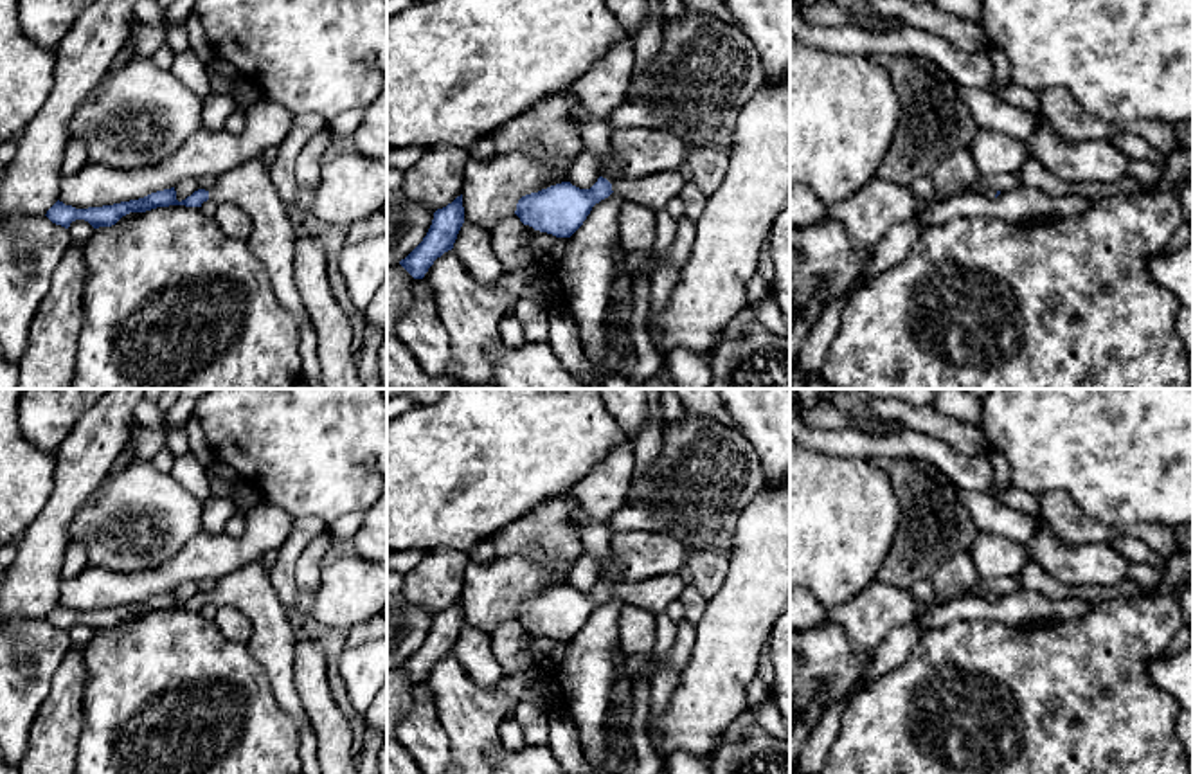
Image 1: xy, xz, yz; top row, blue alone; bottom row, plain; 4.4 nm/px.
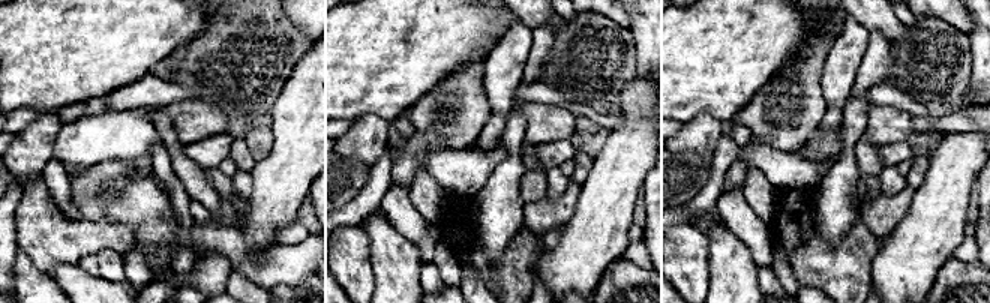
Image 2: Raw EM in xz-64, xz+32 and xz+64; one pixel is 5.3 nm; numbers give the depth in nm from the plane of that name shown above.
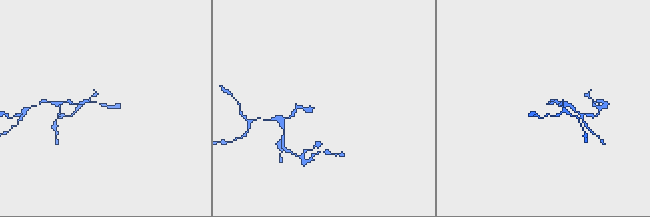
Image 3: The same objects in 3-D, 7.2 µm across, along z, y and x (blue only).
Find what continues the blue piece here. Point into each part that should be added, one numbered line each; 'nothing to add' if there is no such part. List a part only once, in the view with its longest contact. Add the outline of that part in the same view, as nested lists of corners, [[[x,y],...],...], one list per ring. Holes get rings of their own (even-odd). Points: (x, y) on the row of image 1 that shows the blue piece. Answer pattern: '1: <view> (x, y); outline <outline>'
1: xz (654, 191); outline [[[680,171],[644,175],[635,178],[619,178],[612,184],[612,191],[623,200],[637,202],[651,211],[660,211],[669,200],[680,196],[686,185]]]

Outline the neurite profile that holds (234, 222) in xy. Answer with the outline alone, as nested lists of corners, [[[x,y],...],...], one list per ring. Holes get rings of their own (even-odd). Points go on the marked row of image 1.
[[[218,203],[214,220],[227,238],[247,239],[254,230],[252,218],[234,203]]]

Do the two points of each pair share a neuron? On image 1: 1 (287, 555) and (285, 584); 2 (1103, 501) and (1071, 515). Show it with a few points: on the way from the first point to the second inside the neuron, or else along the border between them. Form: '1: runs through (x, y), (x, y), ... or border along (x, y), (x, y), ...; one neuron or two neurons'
1: runs through (287, 562), (285, 576); one neuron
2: border along (1042, 494), (1066, 492), (1089, 517), (1121, 526); two neurons

